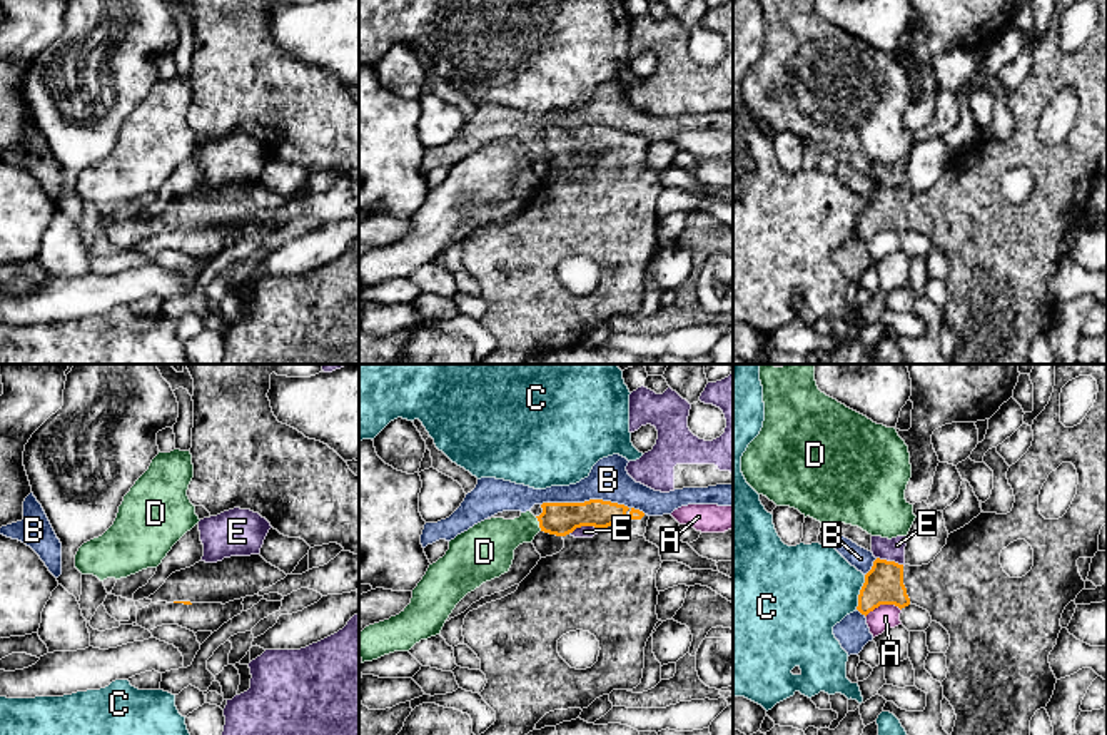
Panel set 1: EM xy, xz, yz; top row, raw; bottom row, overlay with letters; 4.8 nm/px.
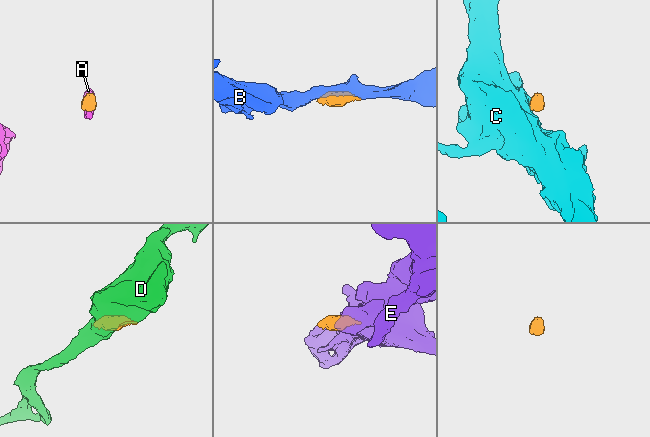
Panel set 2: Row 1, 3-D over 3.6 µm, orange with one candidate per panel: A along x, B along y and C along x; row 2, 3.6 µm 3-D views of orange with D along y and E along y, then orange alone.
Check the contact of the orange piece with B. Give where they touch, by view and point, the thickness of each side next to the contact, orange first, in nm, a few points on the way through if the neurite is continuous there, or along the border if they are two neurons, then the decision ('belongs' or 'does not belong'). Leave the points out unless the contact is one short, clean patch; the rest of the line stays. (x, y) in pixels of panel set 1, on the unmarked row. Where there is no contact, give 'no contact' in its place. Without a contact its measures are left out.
meets orange in xz at (585, 127); 160 nm thick on the orange side, 190 nm on the other; does not belong

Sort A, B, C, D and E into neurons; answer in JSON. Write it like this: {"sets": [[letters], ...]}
{"sets": [["A"], ["B"], ["C"], ["D"], ["E"]]}

